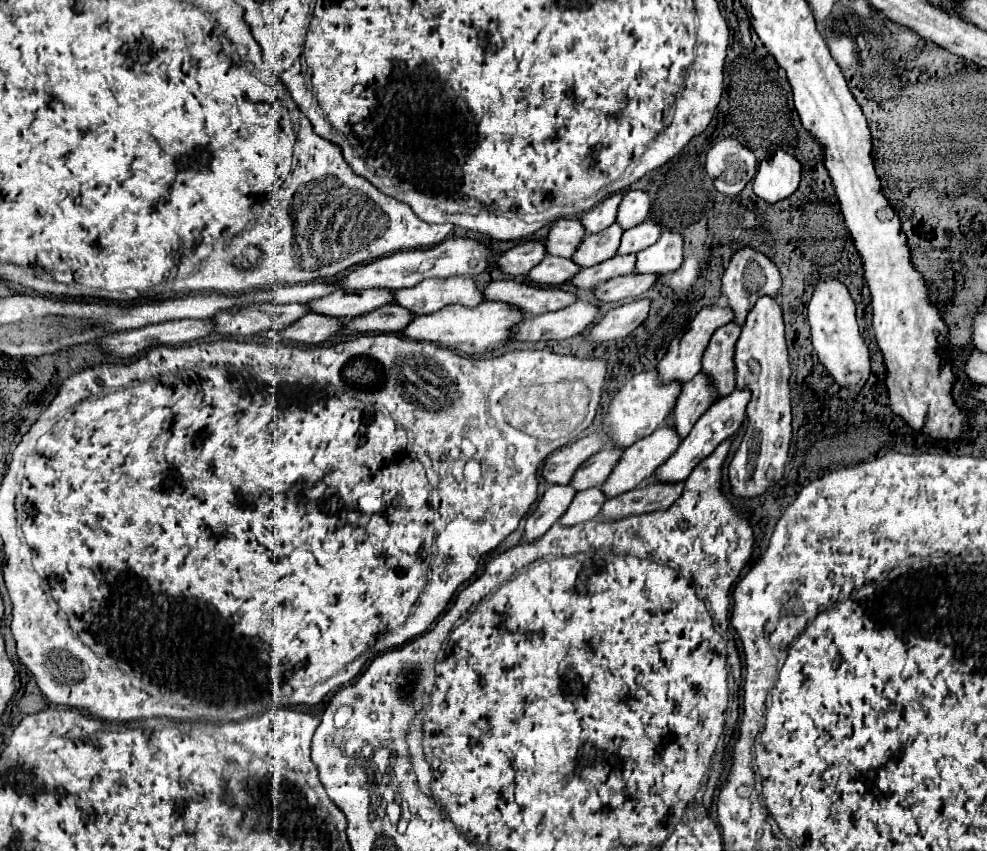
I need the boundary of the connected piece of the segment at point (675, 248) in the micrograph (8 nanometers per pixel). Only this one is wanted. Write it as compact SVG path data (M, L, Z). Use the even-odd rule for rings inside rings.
M664 232L656 244L636 254L636 274L668 274L682 264L682 236Z

